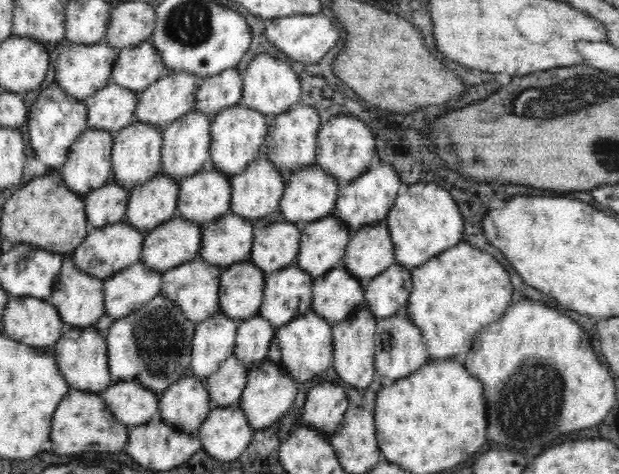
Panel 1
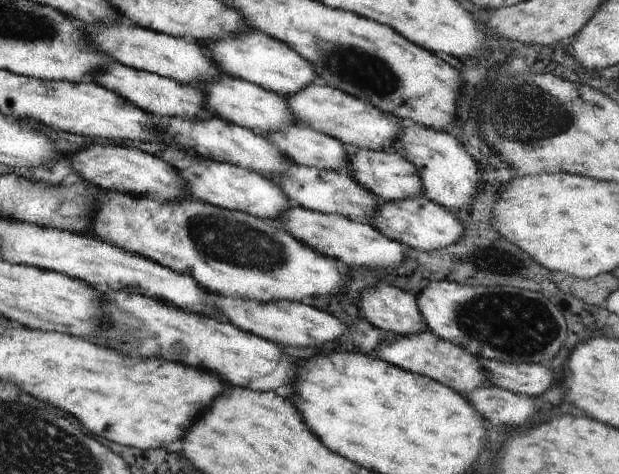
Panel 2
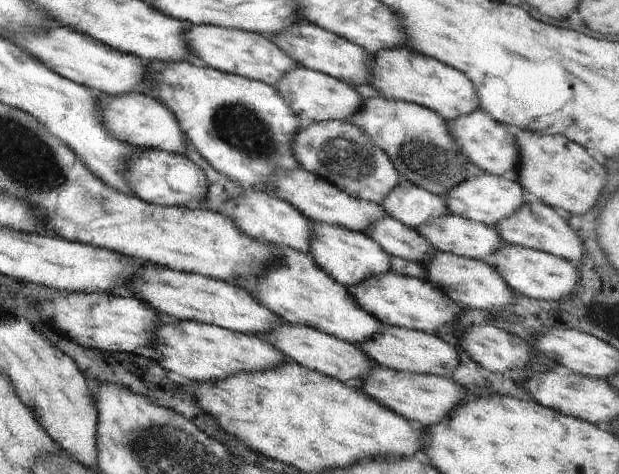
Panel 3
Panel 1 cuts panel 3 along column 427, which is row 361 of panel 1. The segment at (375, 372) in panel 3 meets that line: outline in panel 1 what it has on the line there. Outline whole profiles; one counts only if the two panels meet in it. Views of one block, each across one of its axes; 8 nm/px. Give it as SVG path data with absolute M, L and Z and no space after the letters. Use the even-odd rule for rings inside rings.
M404 315L378 318L375 334L375 372L386 382L391 383L410 376L430 360L425 340L413 320Z

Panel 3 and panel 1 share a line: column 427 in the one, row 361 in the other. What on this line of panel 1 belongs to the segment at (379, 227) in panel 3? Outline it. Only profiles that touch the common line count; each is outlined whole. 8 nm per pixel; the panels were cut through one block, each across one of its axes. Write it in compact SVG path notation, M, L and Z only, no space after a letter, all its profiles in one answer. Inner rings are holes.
M260 316L239 322L233 354L245 366L252 368L267 359L270 340L276 329Z

